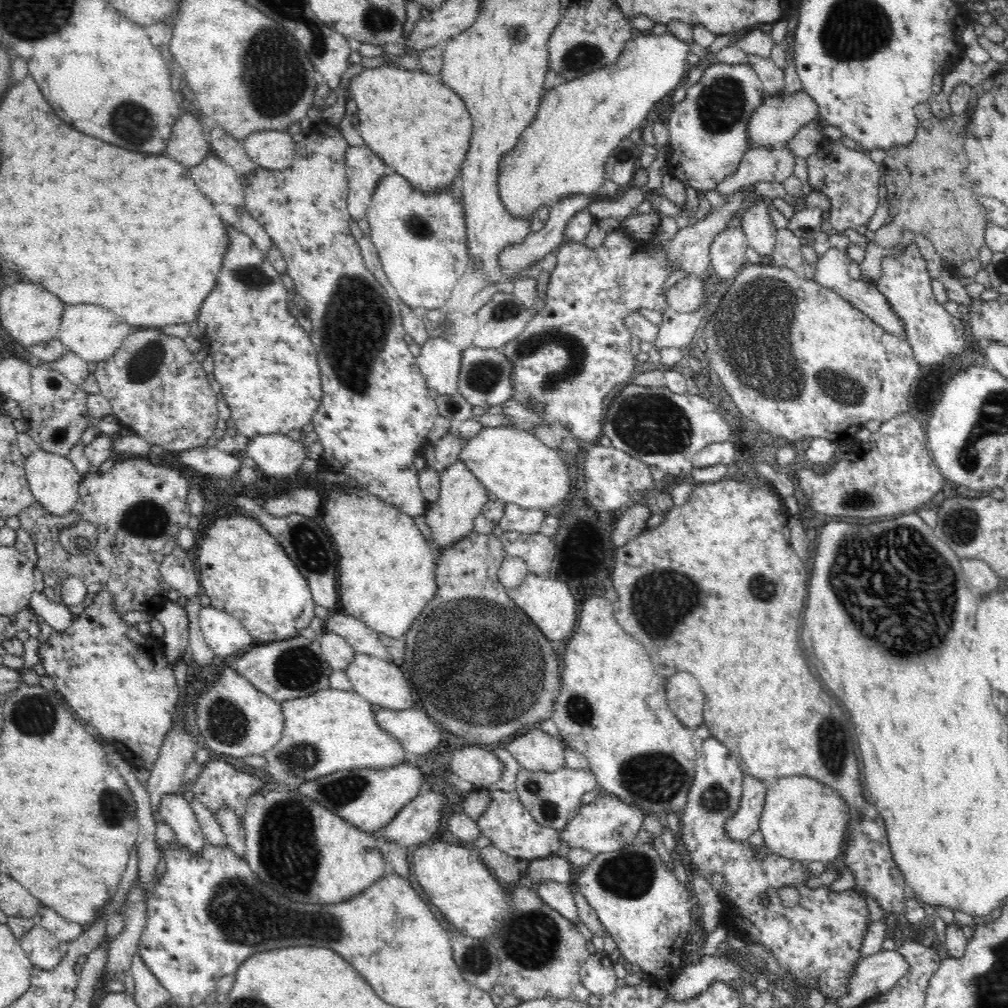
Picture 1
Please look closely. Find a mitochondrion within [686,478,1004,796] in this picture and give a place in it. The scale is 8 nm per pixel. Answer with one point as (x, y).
(903, 607)

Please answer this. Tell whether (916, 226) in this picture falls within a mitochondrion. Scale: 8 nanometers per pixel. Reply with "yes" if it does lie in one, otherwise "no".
no

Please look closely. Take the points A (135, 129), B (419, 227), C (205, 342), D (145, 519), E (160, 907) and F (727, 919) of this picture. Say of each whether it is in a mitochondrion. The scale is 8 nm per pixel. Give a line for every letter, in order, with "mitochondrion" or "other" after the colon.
A: mitochondrion
B: mitochondrion
C: other
D: mitochondrion
E: other
F: other

